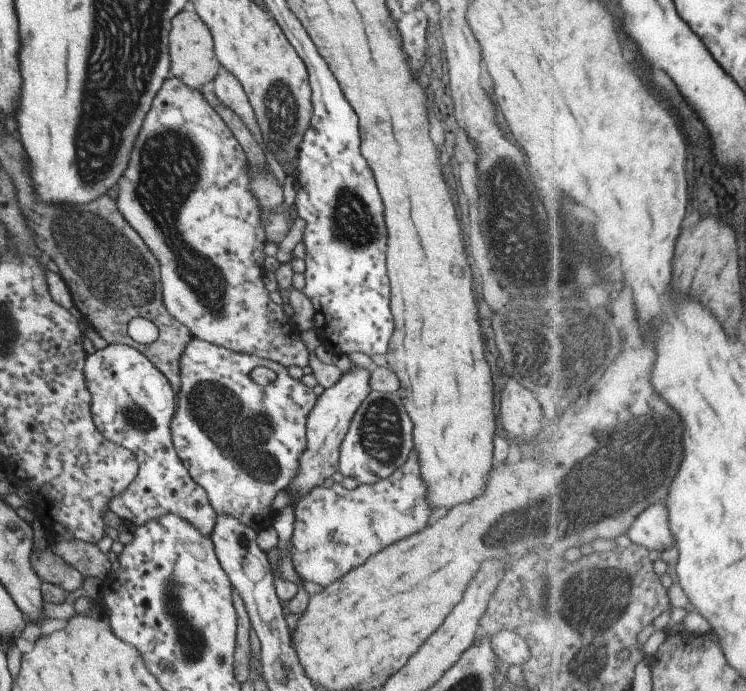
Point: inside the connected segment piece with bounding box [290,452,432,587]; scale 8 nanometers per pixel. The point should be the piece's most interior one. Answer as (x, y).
(336, 530)

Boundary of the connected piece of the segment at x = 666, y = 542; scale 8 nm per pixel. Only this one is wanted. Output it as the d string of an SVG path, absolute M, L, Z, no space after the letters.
M667 502L656 503L643 512L628 534L637 547L656 550L660 554L679 546L671 527L671 512Z

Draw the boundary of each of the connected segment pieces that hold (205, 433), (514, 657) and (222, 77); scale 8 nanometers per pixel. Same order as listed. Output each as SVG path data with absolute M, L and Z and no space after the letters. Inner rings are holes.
M194 339L188 343L186 350L180 359L180 378L181 389L179 390L179 396L177 400L177 410L174 413L171 420L171 433L172 440L186 470L190 473L190 476L207 492L210 504L214 508L218 515L230 515L235 519L241 520L244 524L250 527L258 529L264 526L273 518L272 503L275 500L277 492L280 490L286 490L286 488L293 482L294 477L298 476L301 470L301 454L307 449L307 432L306 423L310 411L317 403L318 396L312 391L312 389L289 375L286 367L281 364L261 359L254 355L242 354L229 348L210 344L202 339ZM256 366L266 366L276 372L276 380L268 385L257 385L250 378L250 372L256 368Z
M502 630L491 636L492 650L498 660L506 662L509 666L521 666L530 658L530 649L524 639L514 632Z
M224 67L216 75L210 88L222 104L228 105L247 124L252 136L259 139L260 129L247 94L239 80Z

